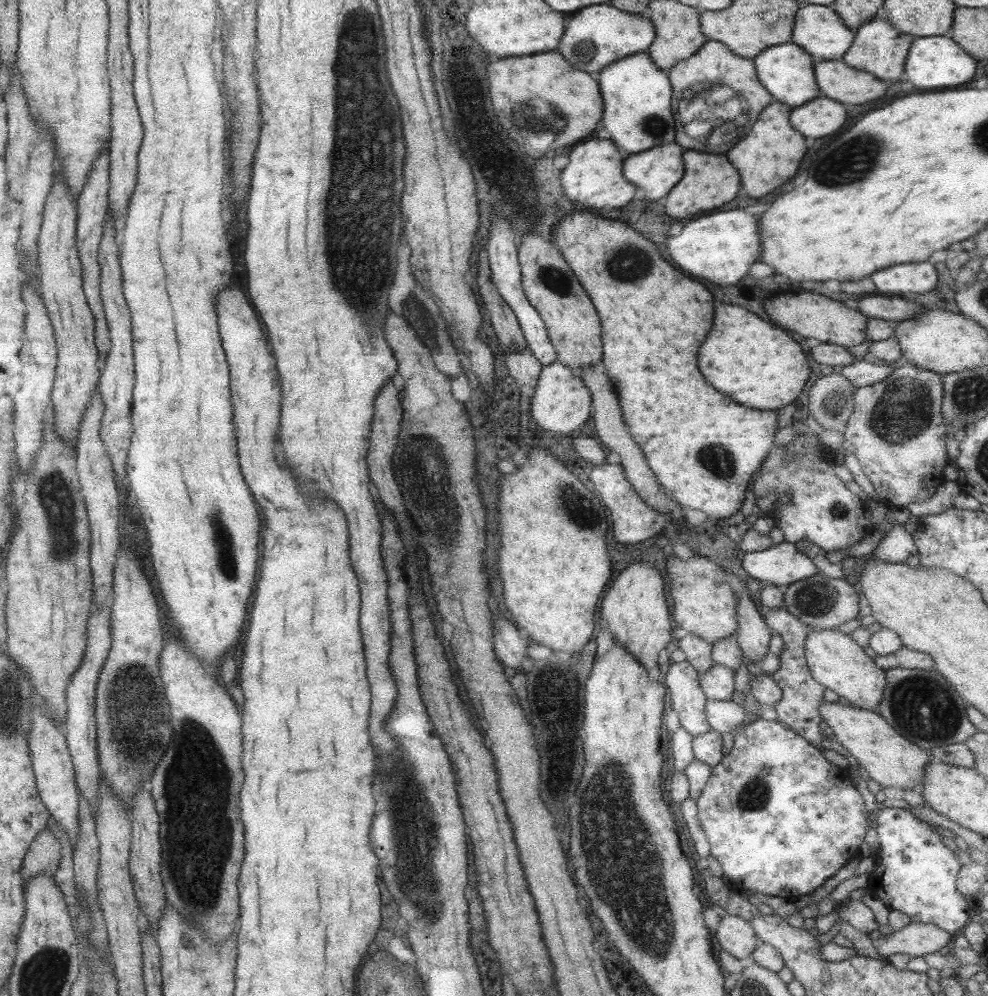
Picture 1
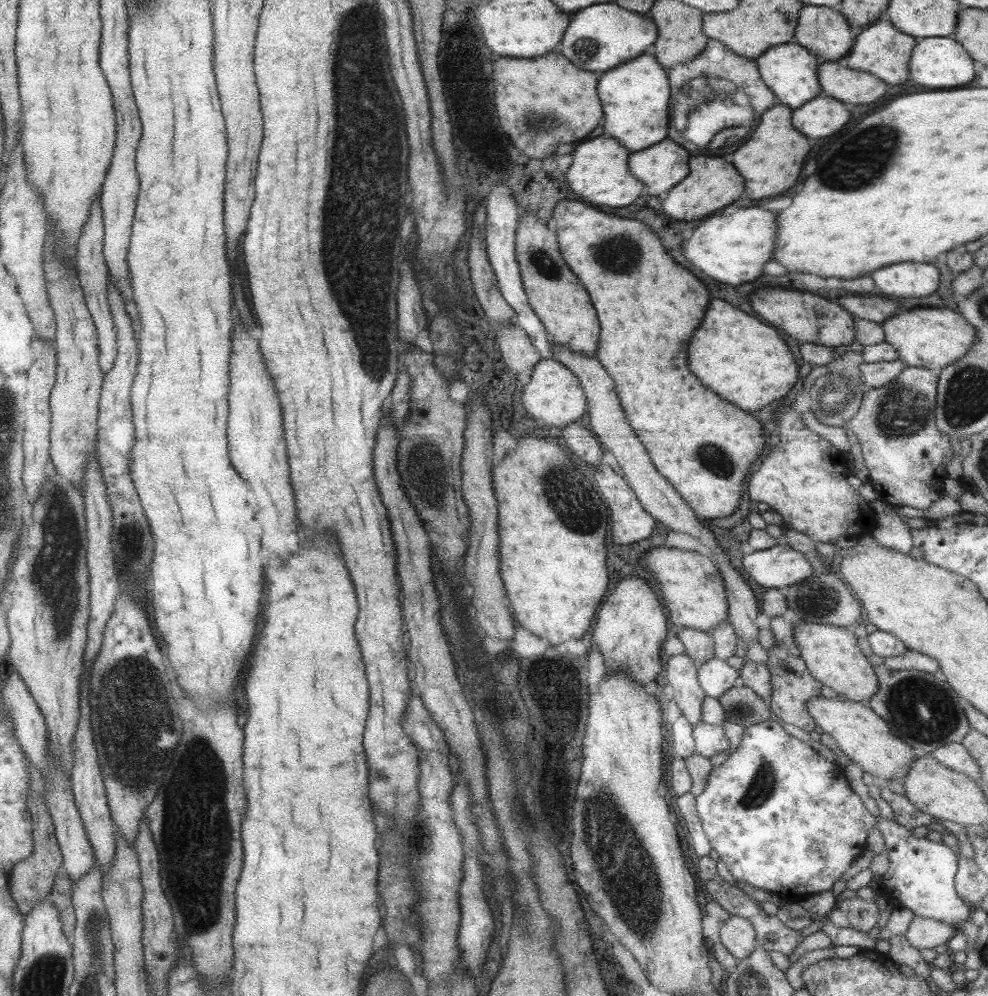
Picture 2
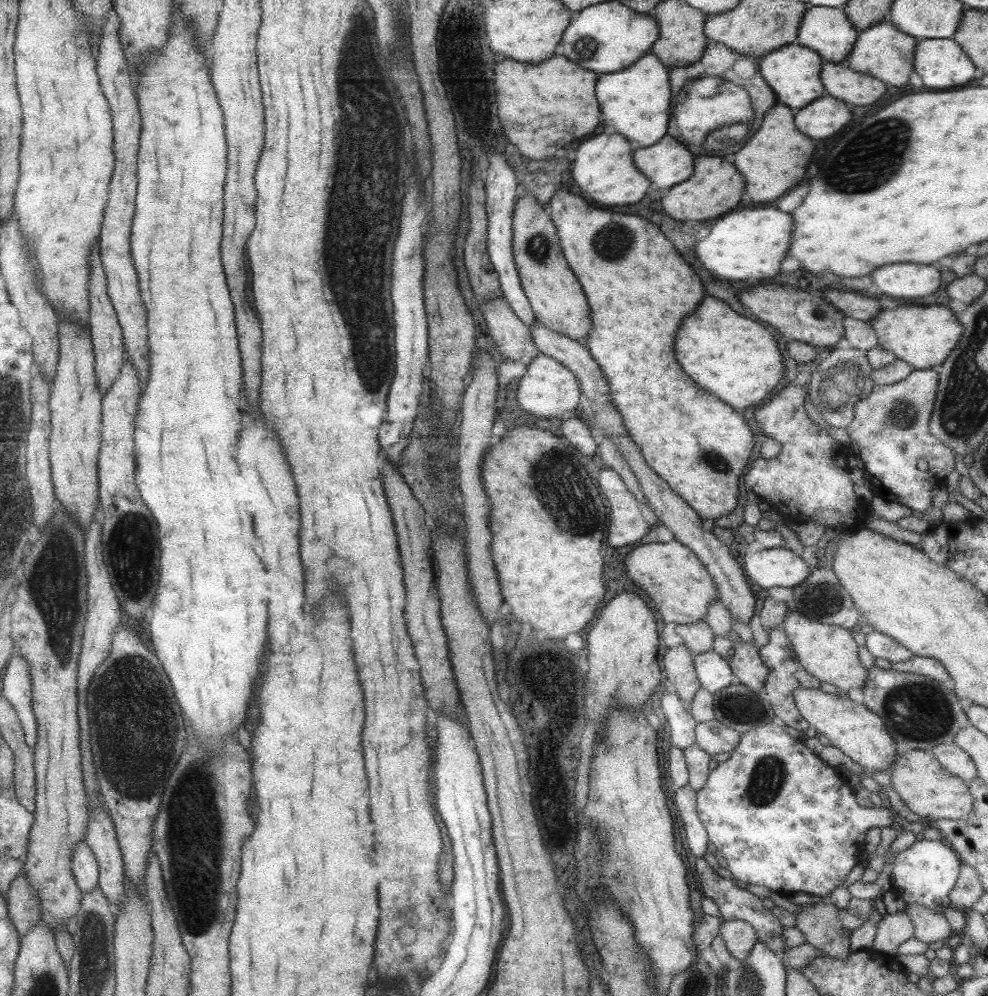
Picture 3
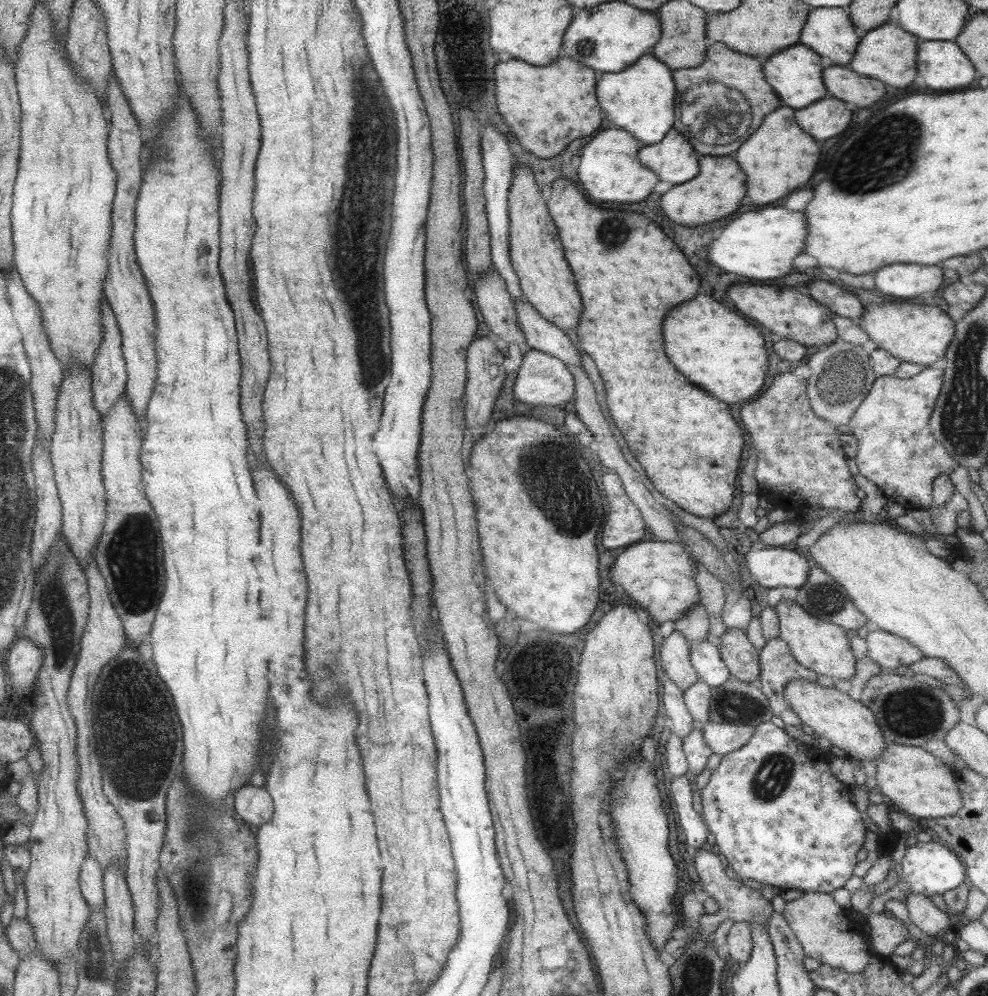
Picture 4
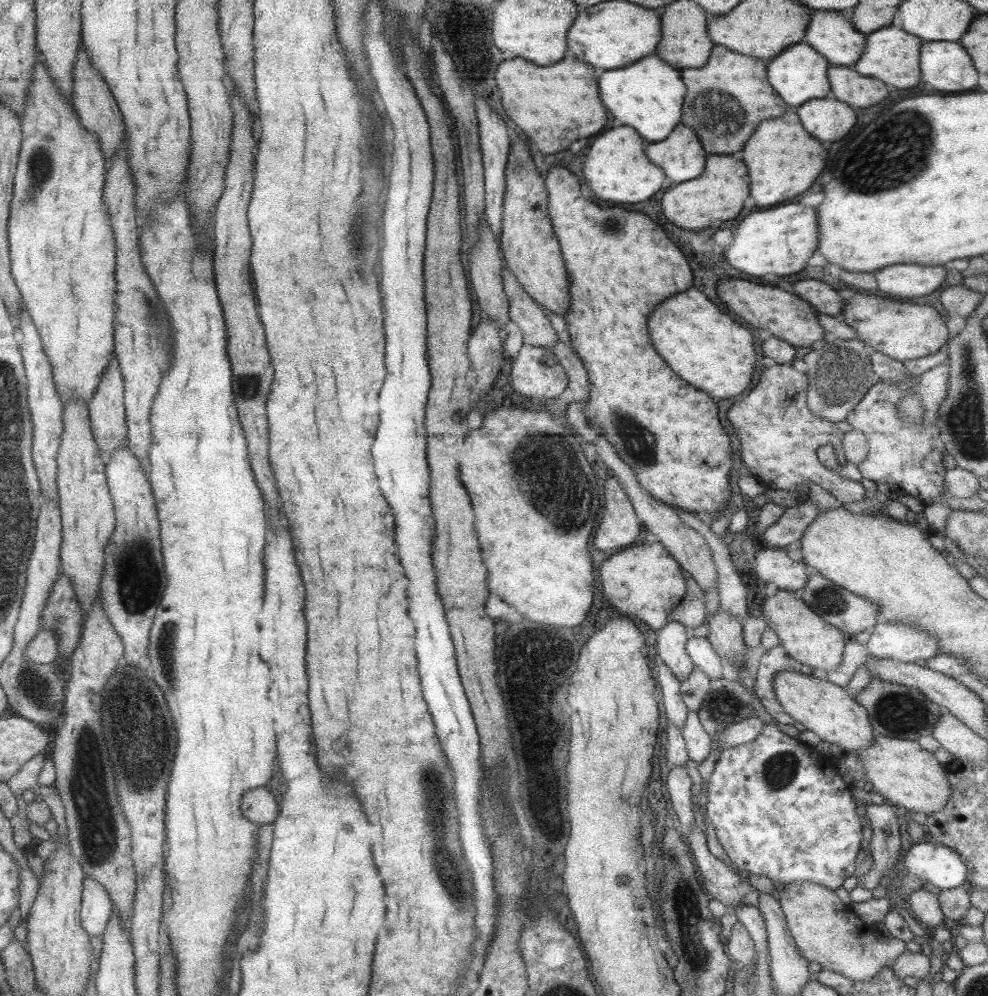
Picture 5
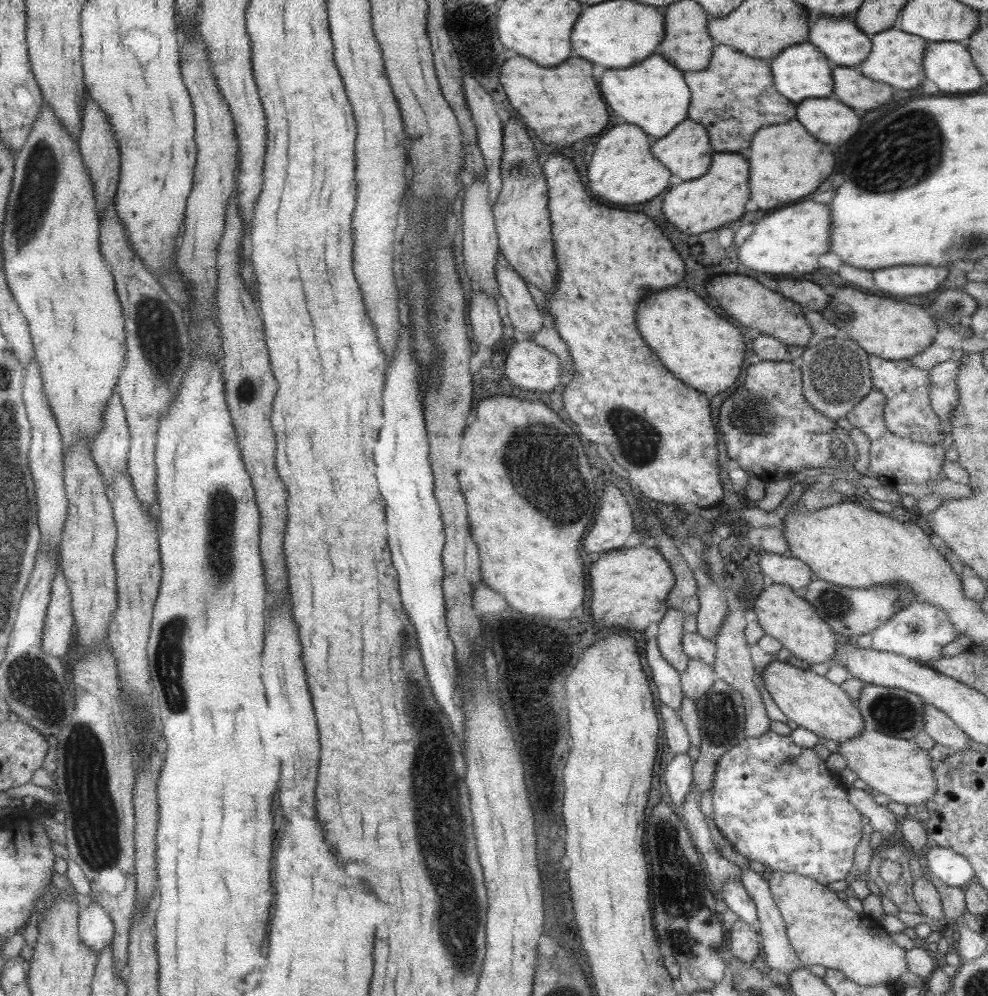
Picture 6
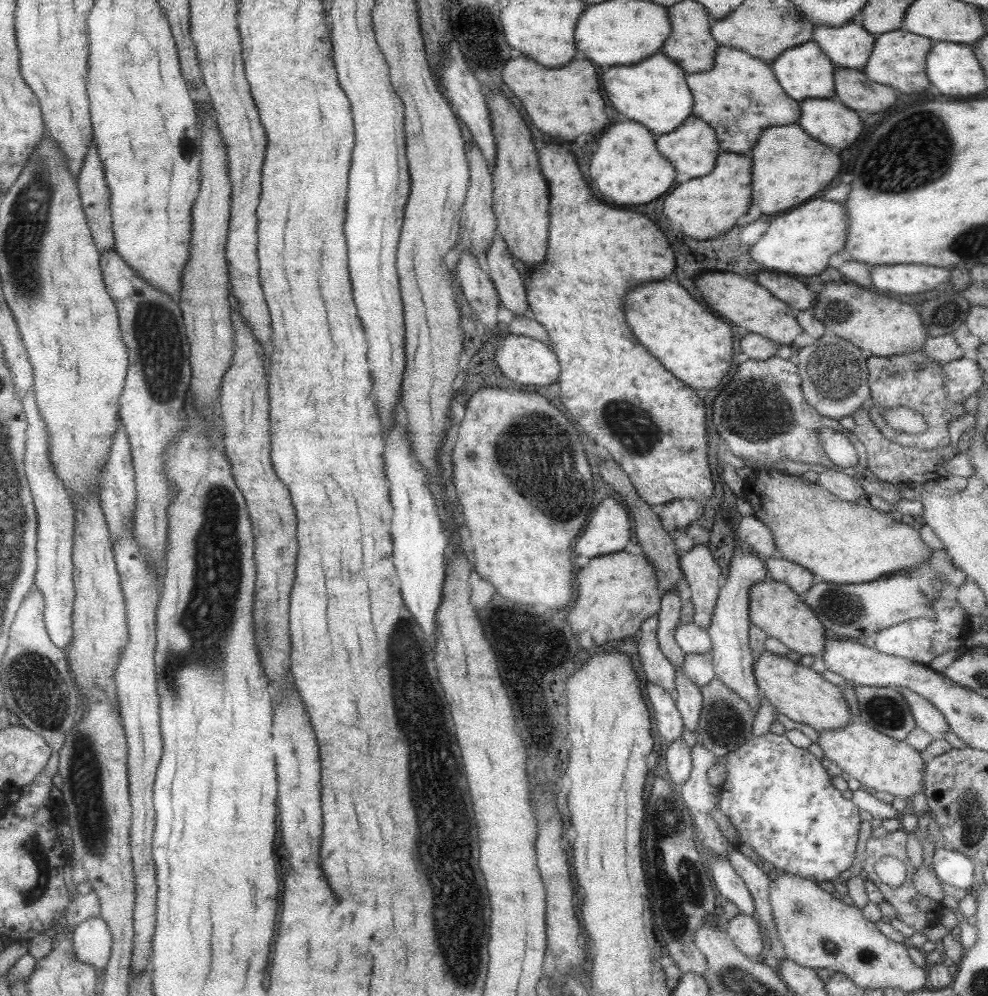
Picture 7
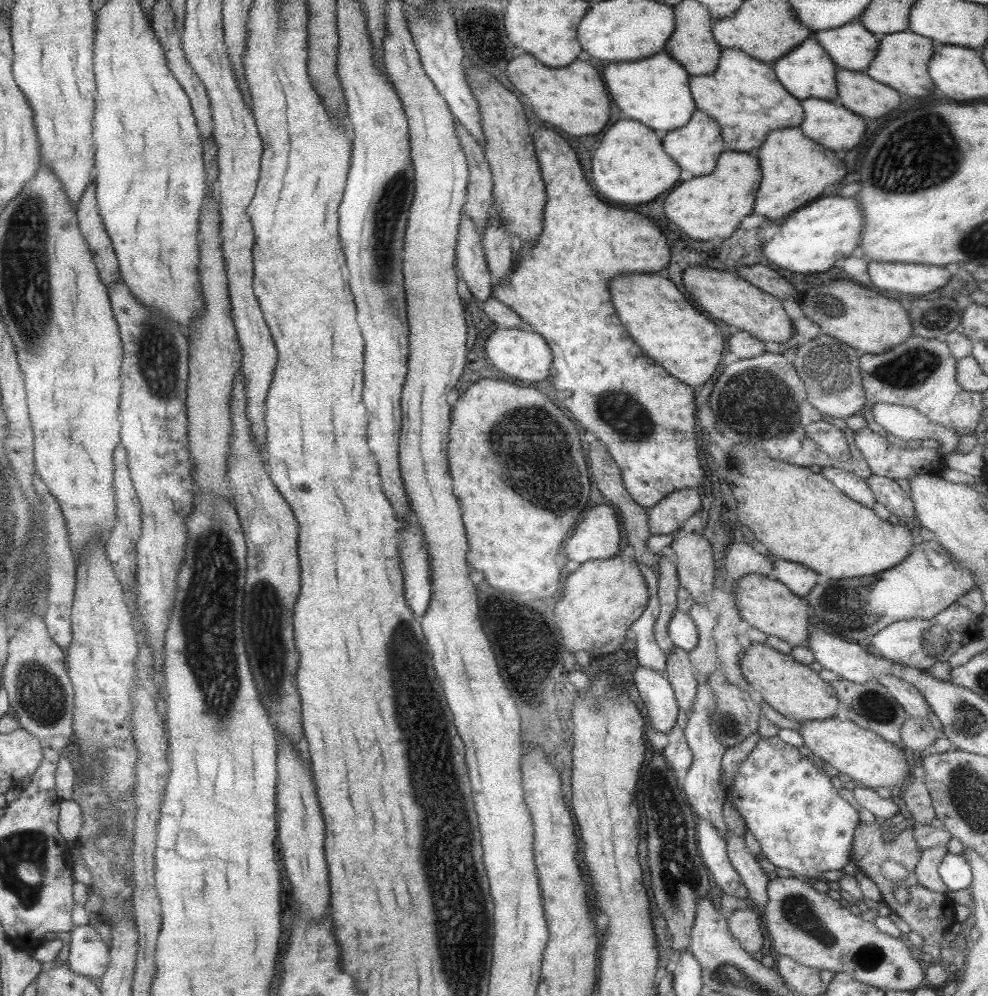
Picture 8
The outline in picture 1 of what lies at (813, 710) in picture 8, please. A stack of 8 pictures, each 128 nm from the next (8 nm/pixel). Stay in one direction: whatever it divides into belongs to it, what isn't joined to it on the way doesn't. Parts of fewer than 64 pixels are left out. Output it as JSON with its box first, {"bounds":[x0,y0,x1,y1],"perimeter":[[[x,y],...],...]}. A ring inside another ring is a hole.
{"bounds":[817,701,929,790],"perimeter":[[[826,701],[819,704],[817,710],[825,731],[833,734],[835,740],[858,760],[869,779],[882,788],[895,787],[905,790],[920,785],[923,769],[929,764],[925,750],[897,734],[875,710],[862,709],[851,703],[842,706],[837,702]]]}

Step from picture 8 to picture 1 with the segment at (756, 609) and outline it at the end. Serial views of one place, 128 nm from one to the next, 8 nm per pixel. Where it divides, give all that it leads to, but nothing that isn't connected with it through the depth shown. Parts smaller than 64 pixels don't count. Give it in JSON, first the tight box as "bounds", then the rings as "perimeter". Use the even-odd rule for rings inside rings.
{"bounds":[804,629,885,710],"perimeter":[[[835,629],[809,631],[804,638],[804,656],[811,676],[825,688],[832,690],[852,705],[875,710],[885,688],[883,669],[868,658],[847,633]]]}

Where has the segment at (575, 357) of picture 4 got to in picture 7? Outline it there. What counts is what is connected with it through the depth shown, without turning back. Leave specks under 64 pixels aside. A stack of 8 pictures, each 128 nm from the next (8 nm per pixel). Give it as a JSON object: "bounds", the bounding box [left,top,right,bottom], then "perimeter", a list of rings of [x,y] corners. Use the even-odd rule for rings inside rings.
{"bounds":[483,231,530,318],"perimeter":[[[497,231],[483,254],[484,269],[498,294],[502,313],[511,312],[513,316],[529,318],[530,308],[526,303],[523,280],[511,258],[506,242]]]}

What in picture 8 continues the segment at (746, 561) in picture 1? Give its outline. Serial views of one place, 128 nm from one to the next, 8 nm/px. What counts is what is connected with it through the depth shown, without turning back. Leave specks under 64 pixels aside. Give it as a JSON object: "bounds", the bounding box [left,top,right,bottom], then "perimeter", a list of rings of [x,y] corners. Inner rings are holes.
{"bounds":[772,558,818,599],"perimeter":[[[779,558],[773,559],[772,564],[775,580],[787,586],[787,589],[797,597],[805,599],[805,596],[817,585],[818,574],[808,566]]]}

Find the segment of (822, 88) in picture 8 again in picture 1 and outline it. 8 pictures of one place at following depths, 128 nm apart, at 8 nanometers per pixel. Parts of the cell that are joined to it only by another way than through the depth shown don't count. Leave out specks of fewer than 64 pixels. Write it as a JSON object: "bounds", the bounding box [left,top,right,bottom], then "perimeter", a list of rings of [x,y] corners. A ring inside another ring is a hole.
{"bounds":[752,44,819,106],"perimeter":[[[795,44],[771,46],[764,49],[752,60],[757,80],[773,96],[773,100],[783,102],[787,106],[801,106],[819,94],[817,84],[815,84],[815,76],[813,76],[811,56],[803,48],[799,48]]]}

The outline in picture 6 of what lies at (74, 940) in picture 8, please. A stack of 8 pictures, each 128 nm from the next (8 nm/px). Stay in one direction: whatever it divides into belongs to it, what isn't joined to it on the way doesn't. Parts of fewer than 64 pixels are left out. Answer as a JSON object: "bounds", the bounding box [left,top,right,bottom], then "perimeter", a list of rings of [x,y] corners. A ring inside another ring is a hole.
{"bounds":[76,900,114,955],"perimeter":[[[90,900],[88,905],[79,911],[76,929],[80,941],[97,955],[108,944],[112,944],[114,935],[112,920],[95,900]]]}

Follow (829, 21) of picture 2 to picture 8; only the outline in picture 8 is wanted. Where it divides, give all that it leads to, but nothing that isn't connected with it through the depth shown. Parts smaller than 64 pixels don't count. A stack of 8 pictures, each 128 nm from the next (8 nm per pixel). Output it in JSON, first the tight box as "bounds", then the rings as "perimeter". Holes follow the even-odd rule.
{"bounds":[815,20,879,72],"perimeter":[[[858,20],[839,26],[835,30],[821,30],[817,32],[815,40],[823,46],[823,50],[837,66],[855,72],[867,70],[879,46],[875,35],[867,32]]]}

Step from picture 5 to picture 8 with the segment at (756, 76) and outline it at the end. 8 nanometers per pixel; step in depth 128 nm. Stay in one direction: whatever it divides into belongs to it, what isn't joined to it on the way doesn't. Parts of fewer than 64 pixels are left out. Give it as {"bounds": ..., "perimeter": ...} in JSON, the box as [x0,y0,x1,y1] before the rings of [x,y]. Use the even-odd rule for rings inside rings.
{"bounds":[689,50,803,152],"perimeter":[[[723,50],[715,72],[709,76],[691,76],[689,88],[695,108],[711,116],[721,128],[723,150],[751,152],[761,146],[761,138],[765,138],[771,130],[797,126],[803,120],[803,108],[799,100],[783,90],[773,70],[739,50]]]}

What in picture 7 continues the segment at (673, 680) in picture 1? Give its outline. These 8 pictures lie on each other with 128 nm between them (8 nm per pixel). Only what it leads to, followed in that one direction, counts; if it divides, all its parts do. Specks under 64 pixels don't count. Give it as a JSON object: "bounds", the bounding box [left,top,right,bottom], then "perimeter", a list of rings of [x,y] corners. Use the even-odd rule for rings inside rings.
{"bounds":[656,590,684,668],"perimeter":[[[677,590],[665,592],[660,598],[660,607],[656,612],[658,618],[656,639],[664,658],[674,668],[679,668],[683,664],[684,652],[677,646],[674,639],[675,627],[680,620],[680,598]]]}

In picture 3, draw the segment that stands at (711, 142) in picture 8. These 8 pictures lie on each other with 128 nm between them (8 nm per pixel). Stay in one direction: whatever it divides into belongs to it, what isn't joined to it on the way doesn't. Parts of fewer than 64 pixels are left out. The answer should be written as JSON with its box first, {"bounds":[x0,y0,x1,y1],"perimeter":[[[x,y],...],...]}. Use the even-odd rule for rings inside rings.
{"bounds":[633,133,693,188],"perimeter":[[[668,133],[653,146],[633,152],[633,164],[659,188],[671,188],[693,172],[693,154]]]}

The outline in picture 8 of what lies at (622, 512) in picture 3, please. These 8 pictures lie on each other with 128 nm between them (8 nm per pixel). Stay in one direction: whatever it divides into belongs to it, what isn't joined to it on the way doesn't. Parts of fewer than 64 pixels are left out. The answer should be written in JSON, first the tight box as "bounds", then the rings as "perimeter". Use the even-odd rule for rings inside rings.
{"bounds":[564,505,622,565],"perimeter":[[[590,505],[576,522],[575,530],[564,542],[565,560],[571,560],[582,565],[586,561],[614,557],[619,552],[619,543],[622,536],[622,530],[619,530],[619,528],[621,529],[621,520],[612,506]]]}

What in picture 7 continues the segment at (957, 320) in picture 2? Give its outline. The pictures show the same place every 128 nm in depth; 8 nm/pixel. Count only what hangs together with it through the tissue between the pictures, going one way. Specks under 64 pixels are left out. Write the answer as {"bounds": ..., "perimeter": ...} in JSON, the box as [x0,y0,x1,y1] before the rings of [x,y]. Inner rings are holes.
{"bounds":[809,281,928,357],"perimeter":[[[828,281],[823,288],[816,292],[815,302],[809,310],[812,311],[813,317],[817,318],[827,328],[835,332],[835,336],[848,340],[853,346],[860,348],[867,355],[888,357],[903,354],[913,349],[919,349],[923,346],[928,334],[926,327],[921,323],[921,318],[916,311],[915,306],[901,304],[893,298],[879,296],[881,292],[873,292],[861,288],[858,284],[843,284],[843,281]]]}

